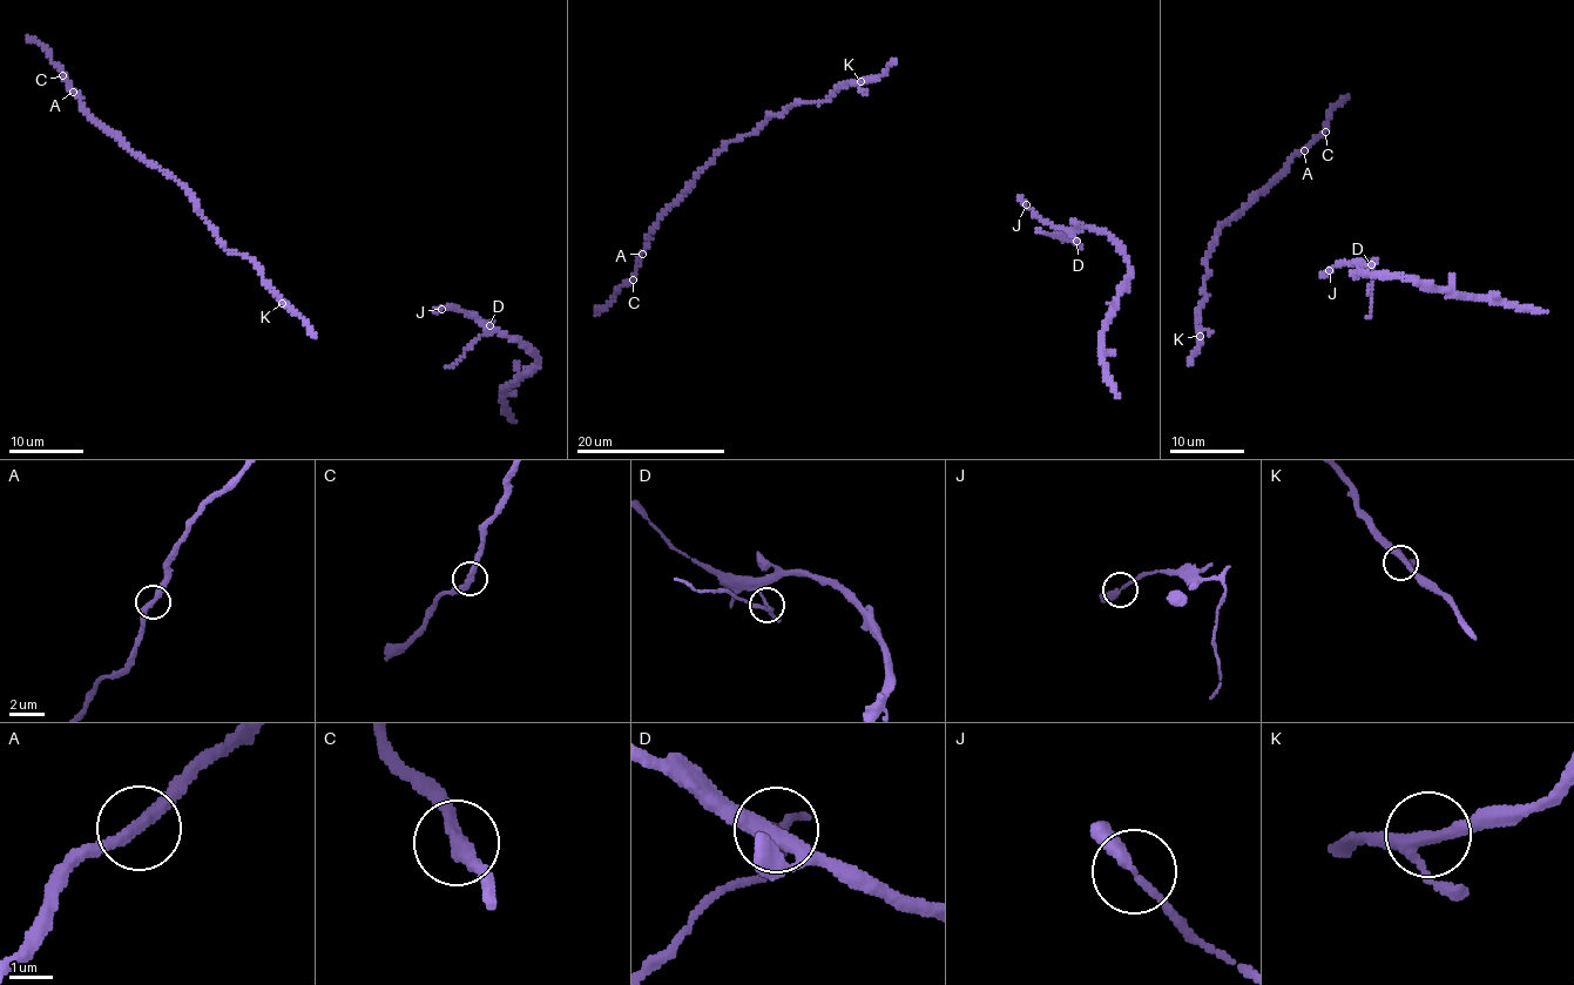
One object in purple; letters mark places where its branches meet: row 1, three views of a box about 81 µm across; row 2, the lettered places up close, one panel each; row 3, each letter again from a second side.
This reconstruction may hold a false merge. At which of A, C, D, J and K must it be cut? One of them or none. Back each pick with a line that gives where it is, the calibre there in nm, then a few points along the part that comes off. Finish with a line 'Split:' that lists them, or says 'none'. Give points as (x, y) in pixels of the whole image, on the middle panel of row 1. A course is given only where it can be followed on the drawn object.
D: at (1076, 241); 200 nm thick; foreign part runs (1078, 241), (1038, 229)
Split: D

